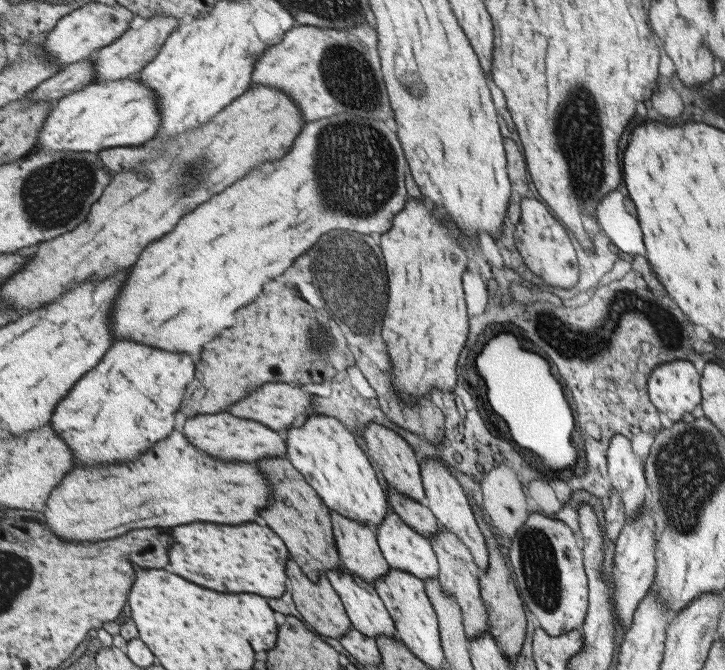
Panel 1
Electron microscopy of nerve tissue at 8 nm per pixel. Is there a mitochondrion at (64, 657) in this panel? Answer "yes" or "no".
no

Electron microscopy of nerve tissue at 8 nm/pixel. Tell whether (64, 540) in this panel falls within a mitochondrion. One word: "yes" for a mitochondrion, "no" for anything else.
no

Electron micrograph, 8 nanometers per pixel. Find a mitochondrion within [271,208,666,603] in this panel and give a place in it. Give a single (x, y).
(364, 287)

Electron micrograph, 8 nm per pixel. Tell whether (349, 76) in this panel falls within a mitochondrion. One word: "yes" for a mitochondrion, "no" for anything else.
yes

